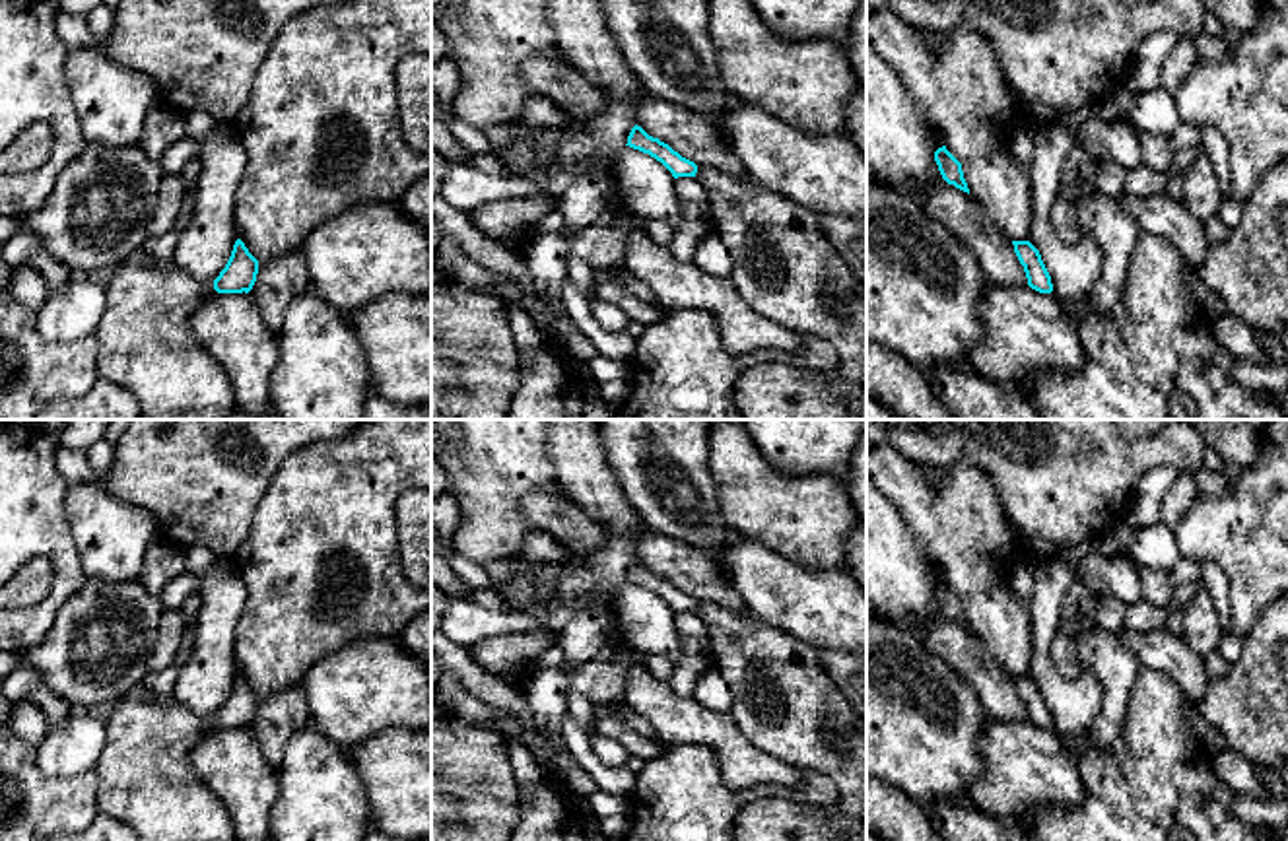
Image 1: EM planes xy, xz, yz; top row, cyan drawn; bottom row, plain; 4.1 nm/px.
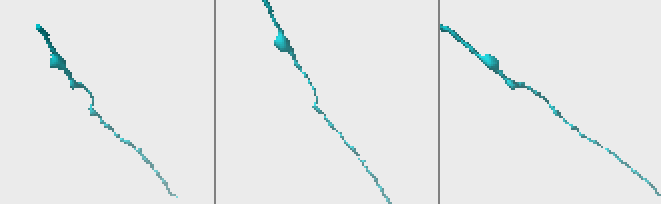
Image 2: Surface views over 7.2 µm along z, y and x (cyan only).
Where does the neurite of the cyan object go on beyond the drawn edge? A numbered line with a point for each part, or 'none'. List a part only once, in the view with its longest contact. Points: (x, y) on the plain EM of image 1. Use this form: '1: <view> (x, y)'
none

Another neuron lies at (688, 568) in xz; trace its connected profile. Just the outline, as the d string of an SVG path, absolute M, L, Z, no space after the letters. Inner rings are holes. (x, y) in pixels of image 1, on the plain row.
M643 528L637 561L695 600L713 602L740 616L748 614L740 592L723 575L719 563L695 546Z

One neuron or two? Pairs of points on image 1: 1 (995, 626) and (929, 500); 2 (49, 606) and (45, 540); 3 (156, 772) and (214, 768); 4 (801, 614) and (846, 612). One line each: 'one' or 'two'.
1: one
2: one
3: two
4: one

